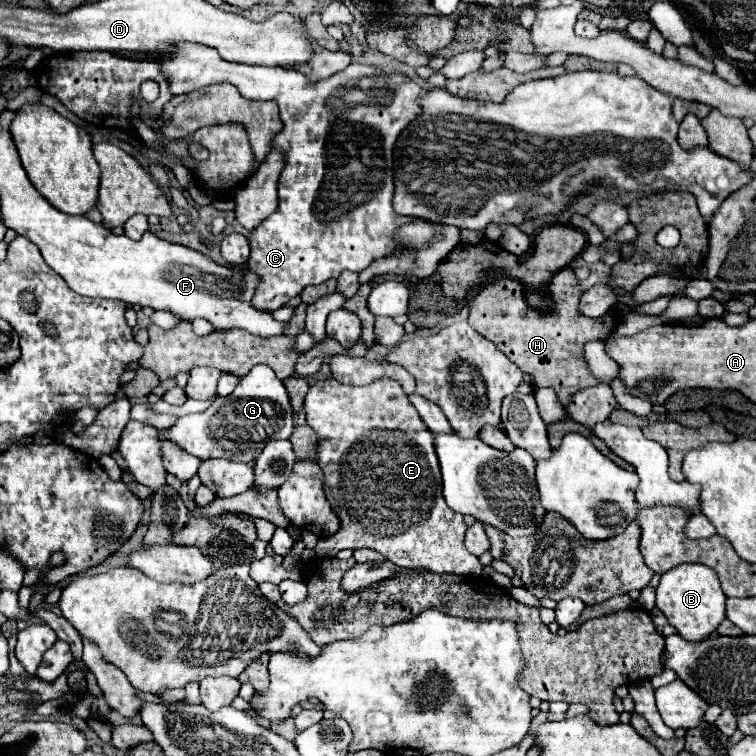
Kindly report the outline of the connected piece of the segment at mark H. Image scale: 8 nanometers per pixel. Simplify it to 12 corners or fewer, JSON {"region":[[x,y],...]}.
{"region":[[570,267],[546,286],[494,276],[468,298],[468,322],[534,386],[572,394],[602,382],[584,344],[610,338],[618,314],[582,316]]}

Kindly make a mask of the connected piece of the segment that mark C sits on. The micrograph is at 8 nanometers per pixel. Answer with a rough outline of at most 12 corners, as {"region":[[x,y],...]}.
{"region":[[206,46],[172,94],[276,102],[278,210],[250,234],[276,310],[394,252],[394,144],[420,86],[360,66],[310,82]]}

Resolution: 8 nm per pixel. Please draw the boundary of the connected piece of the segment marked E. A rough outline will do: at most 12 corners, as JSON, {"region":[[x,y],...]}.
{"region":[[394,380],[304,398],[342,524],[318,556],[482,574]]}

